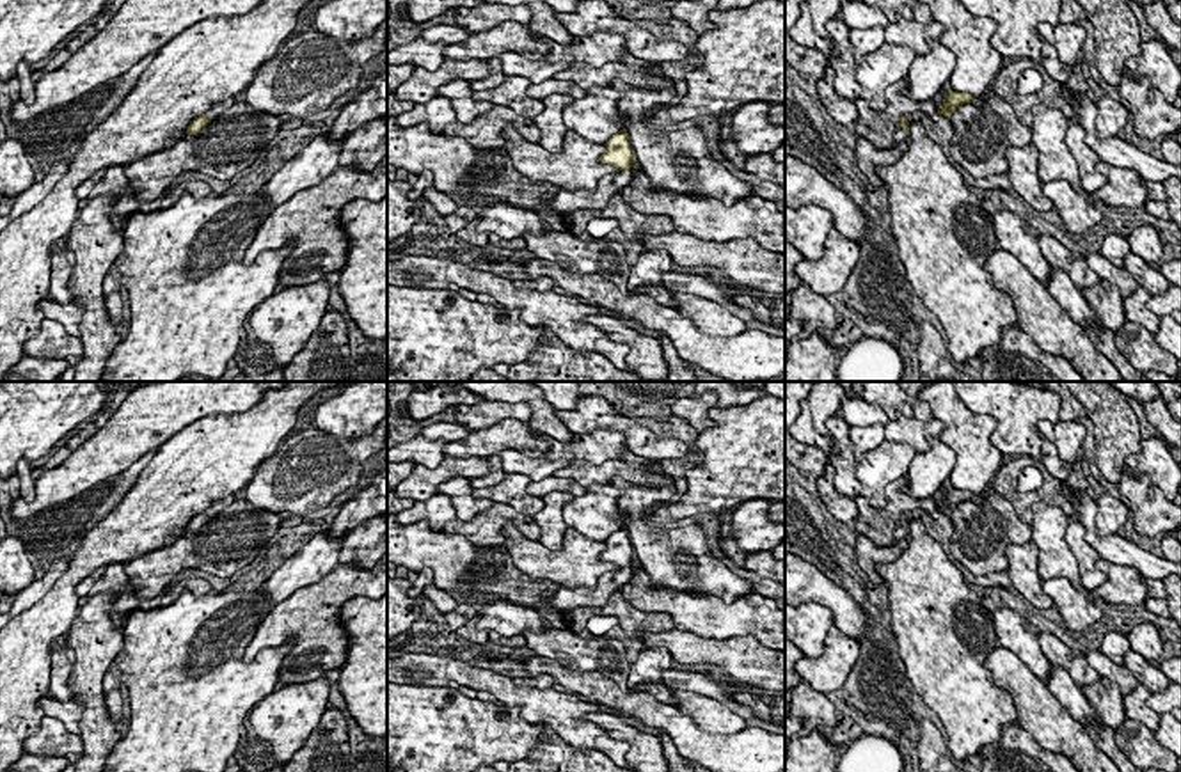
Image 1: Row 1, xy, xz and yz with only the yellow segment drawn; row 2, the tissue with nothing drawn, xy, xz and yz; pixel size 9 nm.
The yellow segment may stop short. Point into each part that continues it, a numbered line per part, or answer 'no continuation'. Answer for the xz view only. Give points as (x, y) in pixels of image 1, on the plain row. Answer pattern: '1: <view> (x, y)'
1: xz (565, 598)

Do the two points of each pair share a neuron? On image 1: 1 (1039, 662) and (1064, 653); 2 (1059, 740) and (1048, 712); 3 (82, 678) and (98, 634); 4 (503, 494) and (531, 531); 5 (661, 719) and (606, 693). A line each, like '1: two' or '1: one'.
1: two
2: one
3: one
4: two
5: one

